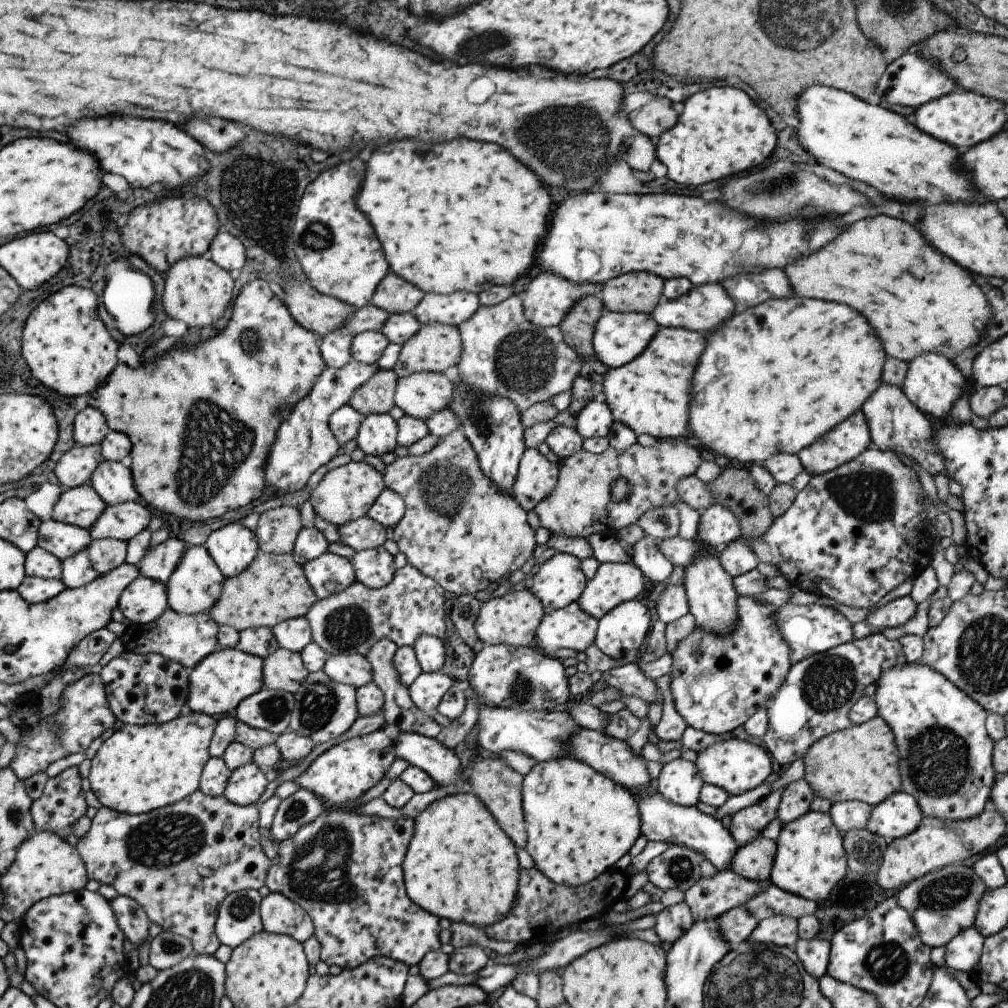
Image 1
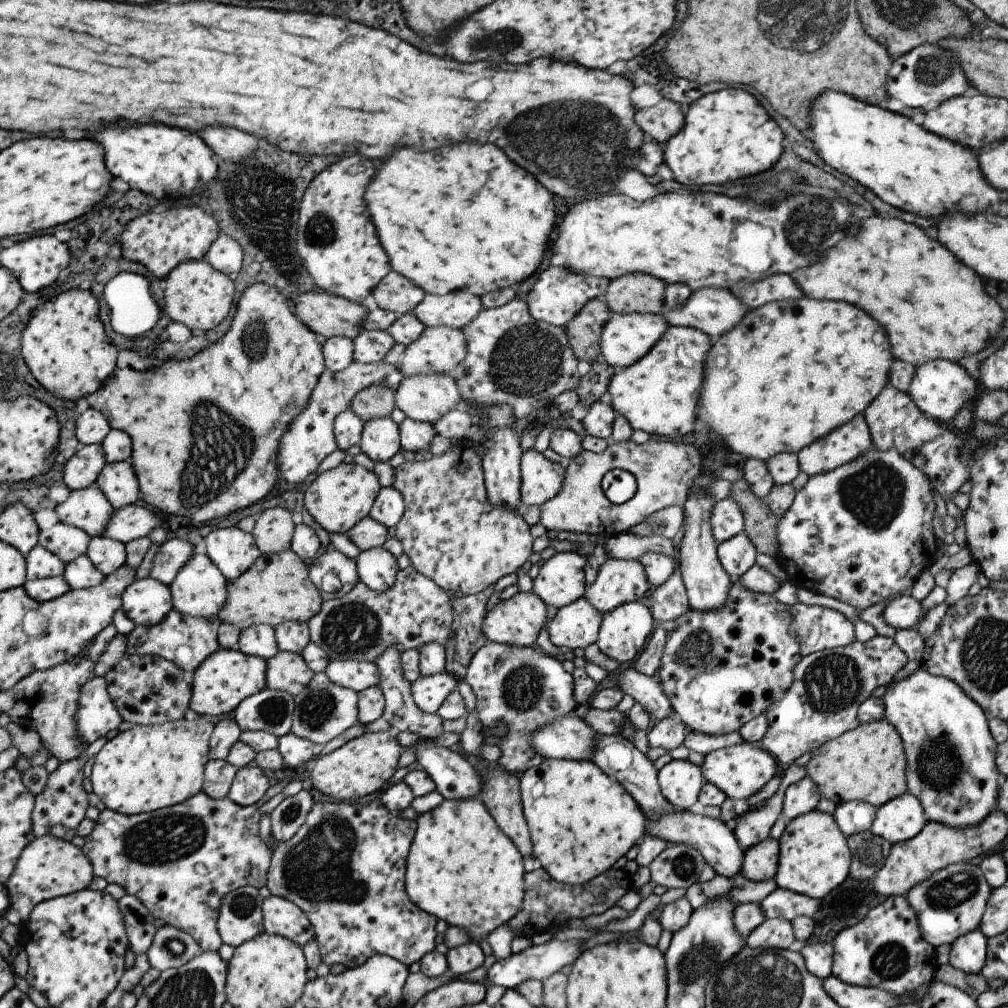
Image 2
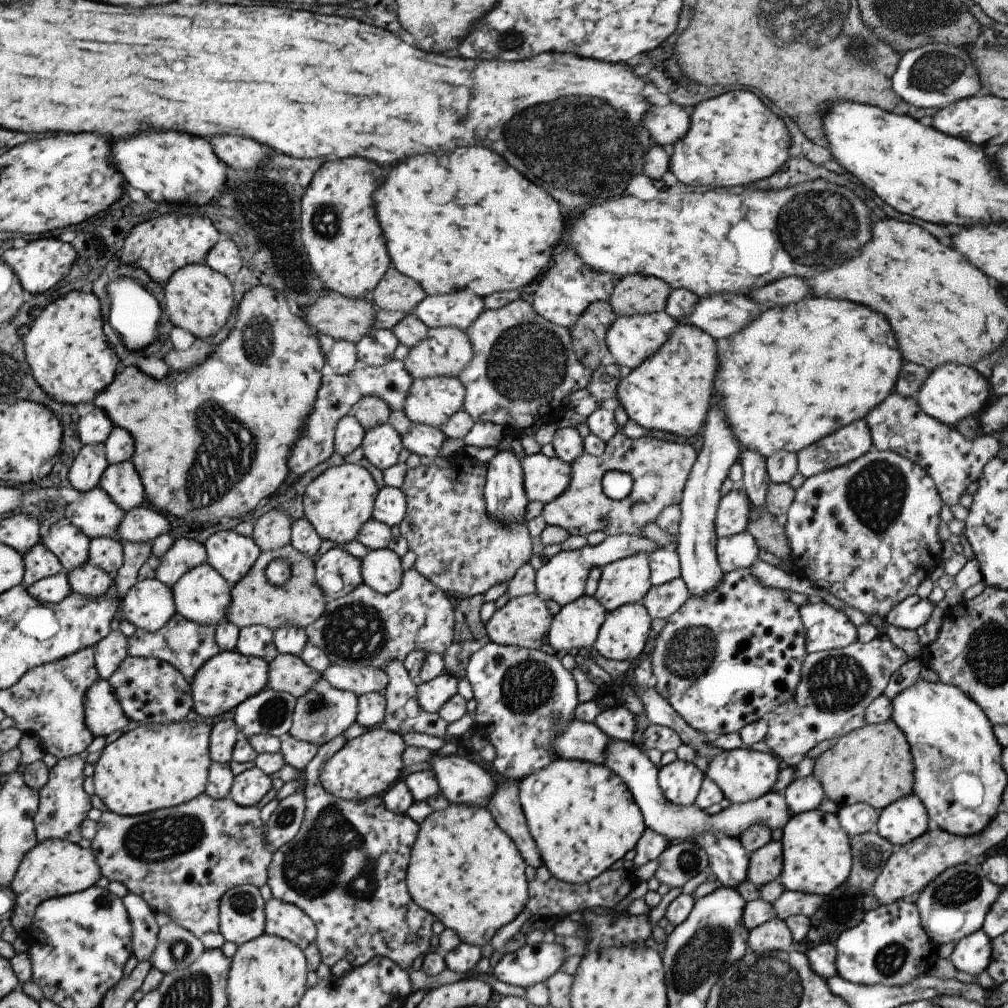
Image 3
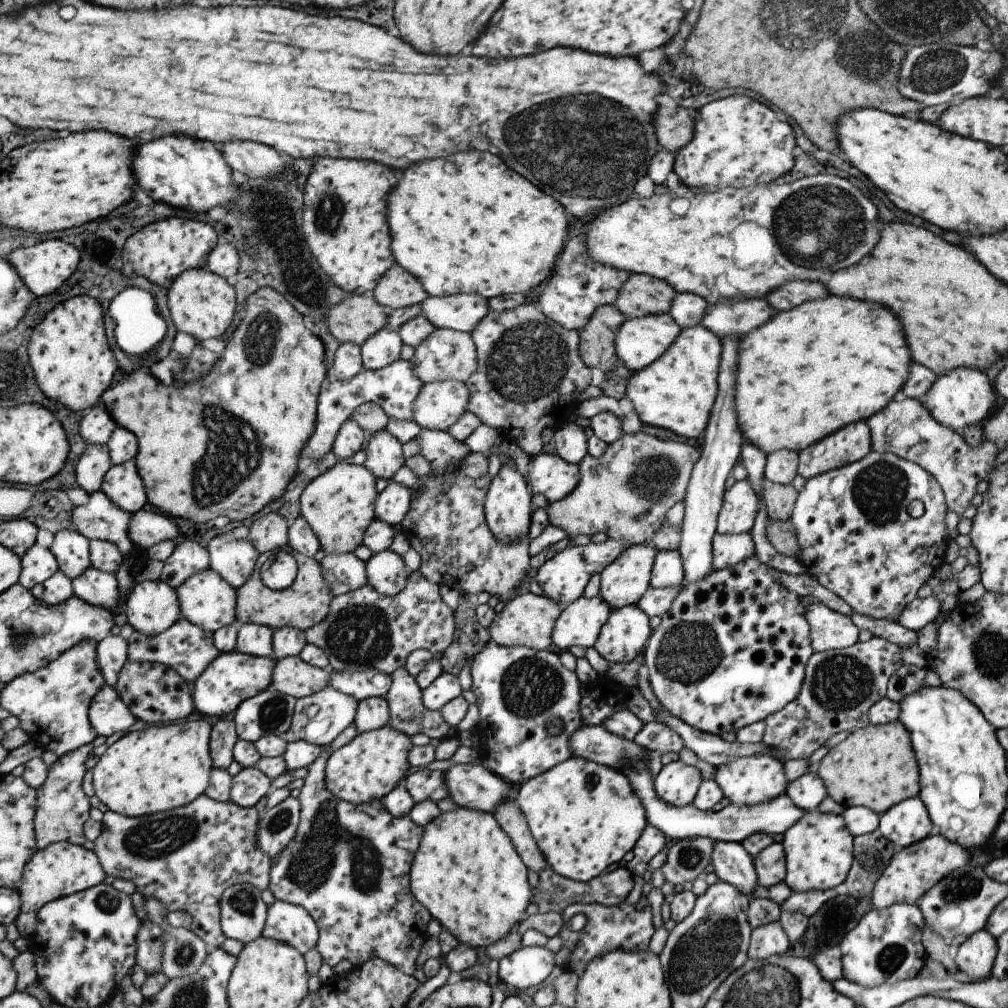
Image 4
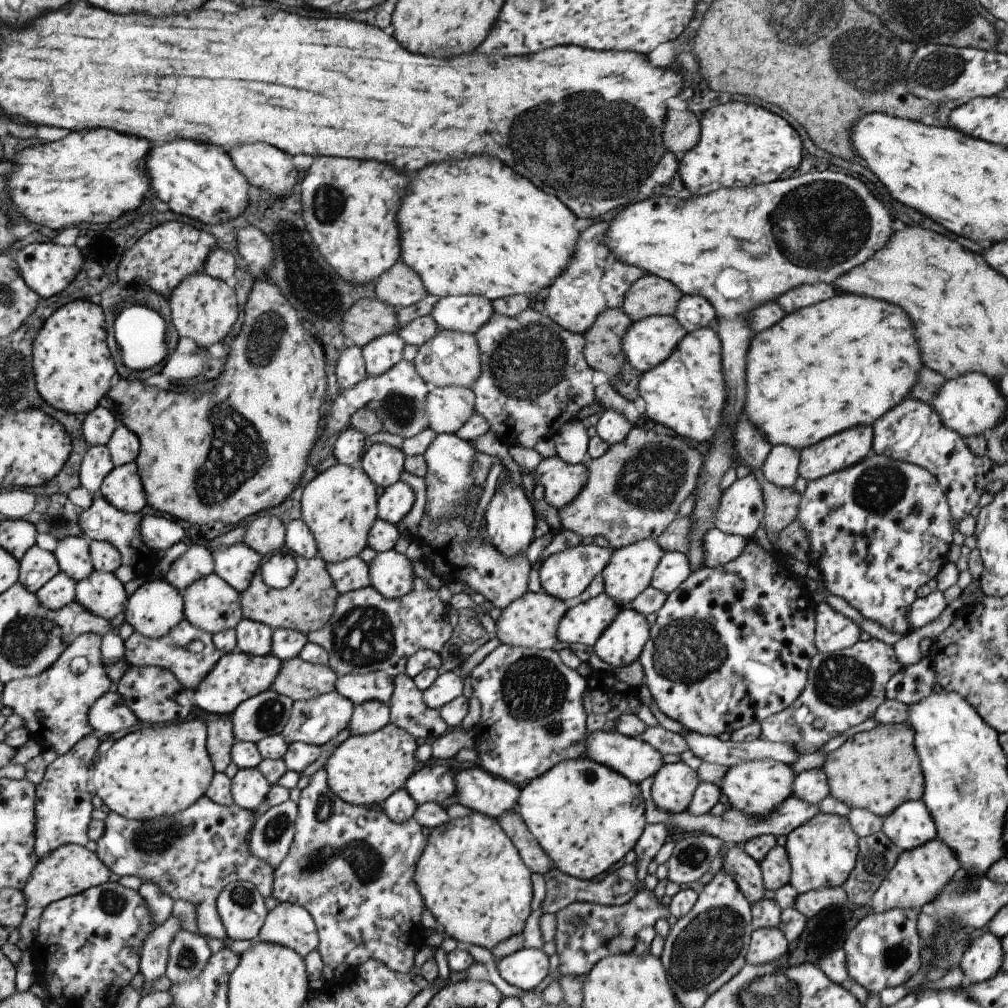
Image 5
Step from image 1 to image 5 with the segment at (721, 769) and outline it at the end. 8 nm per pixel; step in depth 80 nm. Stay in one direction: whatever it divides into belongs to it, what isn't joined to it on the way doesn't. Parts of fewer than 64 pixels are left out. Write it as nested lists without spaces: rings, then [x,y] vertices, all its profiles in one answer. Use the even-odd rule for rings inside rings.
[[[763,759],[742,762],[728,767],[719,789],[727,796],[729,808],[738,810],[752,819],[764,819],[783,800],[791,796],[794,778],[795,775],[793,775],[791,767],[776,760]]]

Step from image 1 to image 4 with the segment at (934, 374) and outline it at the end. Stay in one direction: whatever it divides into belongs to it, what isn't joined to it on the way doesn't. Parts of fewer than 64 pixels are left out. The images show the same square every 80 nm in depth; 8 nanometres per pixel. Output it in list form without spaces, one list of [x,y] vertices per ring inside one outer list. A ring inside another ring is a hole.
[[[961,367],[936,376],[929,390],[919,401],[941,426],[960,434],[965,427],[981,425],[997,406],[999,399],[985,373]]]

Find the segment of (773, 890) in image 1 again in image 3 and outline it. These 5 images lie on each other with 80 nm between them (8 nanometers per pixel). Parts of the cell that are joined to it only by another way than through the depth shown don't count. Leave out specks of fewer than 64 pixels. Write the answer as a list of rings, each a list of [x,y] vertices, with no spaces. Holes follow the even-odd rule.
[[[785,890],[771,904],[776,918],[783,921],[793,915],[811,916],[824,900],[824,895]]]

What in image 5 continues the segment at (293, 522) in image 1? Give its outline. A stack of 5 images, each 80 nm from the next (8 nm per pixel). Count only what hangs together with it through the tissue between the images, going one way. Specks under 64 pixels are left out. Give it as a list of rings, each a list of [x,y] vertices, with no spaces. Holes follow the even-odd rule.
[[[259,516],[244,530],[242,540],[261,556],[284,550],[284,524],[274,516]]]

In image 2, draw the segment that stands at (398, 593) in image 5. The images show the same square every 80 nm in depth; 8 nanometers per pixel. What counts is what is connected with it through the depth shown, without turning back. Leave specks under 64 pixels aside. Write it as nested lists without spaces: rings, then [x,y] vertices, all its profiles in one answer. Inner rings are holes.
[[[385,548],[361,551],[355,562],[359,581],[372,591],[383,592],[395,582],[399,568],[396,558]]]

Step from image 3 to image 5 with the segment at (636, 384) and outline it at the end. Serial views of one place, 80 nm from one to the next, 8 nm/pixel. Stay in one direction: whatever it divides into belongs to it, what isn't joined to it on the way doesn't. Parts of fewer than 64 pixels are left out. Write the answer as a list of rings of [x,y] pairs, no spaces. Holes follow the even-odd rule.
[[[698,328],[687,333],[661,364],[642,373],[637,392],[645,403],[646,420],[673,430],[677,437],[685,441],[711,444],[719,434],[726,405],[726,386],[720,354],[720,340],[715,328]]]

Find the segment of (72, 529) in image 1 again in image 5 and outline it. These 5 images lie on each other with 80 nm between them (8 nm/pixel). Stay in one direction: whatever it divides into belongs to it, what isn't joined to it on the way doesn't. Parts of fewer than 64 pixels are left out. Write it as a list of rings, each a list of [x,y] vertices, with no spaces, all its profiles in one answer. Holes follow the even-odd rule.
[[[67,537],[57,542],[55,552],[60,571],[70,579],[80,581],[95,571],[91,564],[87,544],[81,537]]]

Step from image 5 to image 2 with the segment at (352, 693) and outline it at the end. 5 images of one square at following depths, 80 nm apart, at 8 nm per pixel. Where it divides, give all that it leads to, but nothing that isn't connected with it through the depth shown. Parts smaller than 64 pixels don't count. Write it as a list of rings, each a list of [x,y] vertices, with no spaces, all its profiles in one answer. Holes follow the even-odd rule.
[[[329,661],[324,673],[333,684],[356,693],[377,687],[380,679],[378,668],[367,661]]]

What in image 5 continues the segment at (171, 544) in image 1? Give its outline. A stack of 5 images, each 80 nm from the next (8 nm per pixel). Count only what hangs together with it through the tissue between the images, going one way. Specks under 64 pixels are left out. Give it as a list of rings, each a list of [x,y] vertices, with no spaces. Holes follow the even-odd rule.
[[[191,545],[170,564],[163,579],[182,594],[190,584],[213,572],[214,564],[209,550],[201,545]]]

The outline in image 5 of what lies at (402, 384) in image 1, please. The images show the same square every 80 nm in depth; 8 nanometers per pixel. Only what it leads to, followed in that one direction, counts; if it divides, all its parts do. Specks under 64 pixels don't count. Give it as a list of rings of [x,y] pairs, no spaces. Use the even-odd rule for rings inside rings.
[[[432,386],[427,393],[424,413],[428,427],[438,434],[454,434],[473,414],[473,391],[469,387]]]

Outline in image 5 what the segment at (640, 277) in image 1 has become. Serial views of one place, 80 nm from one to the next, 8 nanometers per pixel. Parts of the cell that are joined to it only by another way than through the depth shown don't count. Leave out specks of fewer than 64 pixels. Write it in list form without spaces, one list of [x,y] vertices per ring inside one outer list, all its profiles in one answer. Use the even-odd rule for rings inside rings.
[[[649,274],[631,283],[620,309],[632,323],[655,315],[671,317],[682,295],[668,280]]]

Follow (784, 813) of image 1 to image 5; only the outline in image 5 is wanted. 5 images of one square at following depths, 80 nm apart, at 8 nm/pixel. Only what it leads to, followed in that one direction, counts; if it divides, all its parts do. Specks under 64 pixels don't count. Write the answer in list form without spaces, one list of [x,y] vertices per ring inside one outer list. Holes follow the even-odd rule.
[[[821,768],[809,769],[795,775],[791,796],[809,804],[819,804],[827,794],[828,784]]]

